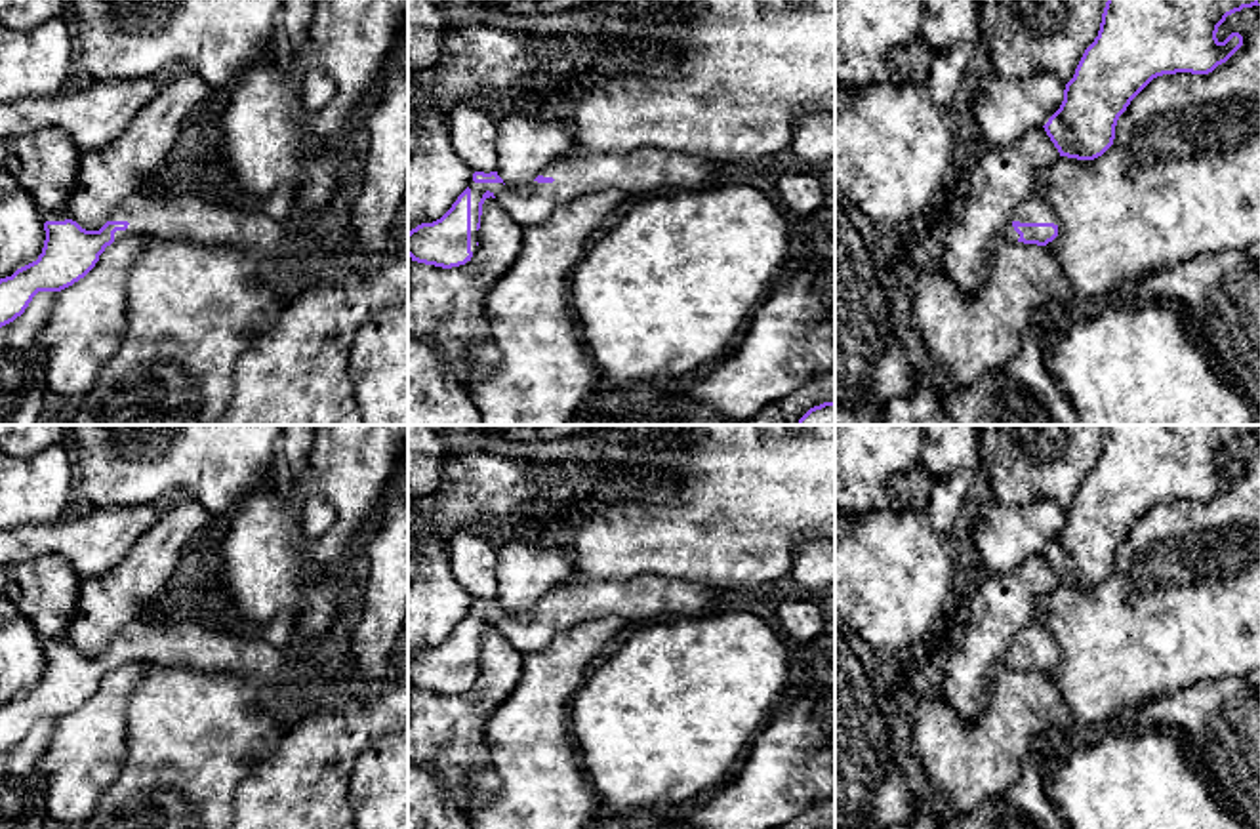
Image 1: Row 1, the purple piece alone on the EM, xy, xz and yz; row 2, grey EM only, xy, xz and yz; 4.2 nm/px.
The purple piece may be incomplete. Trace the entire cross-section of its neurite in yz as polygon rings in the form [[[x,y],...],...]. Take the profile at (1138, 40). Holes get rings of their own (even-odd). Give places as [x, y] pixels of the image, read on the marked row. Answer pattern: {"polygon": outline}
{"polygon": [[[1108,0],[1098,36],[1066,84],[1060,109],[1043,126],[1060,156],[1094,160],[1115,139],[1119,116],[1157,76],[1209,74],[1243,36],[1216,38],[1228,15],[1258,0]]]}

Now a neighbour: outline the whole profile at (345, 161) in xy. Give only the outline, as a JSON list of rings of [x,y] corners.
[[[347,141],[339,145],[339,151],[334,156],[334,166],[341,179],[347,179],[353,173],[360,173],[364,168],[364,156],[356,151],[351,151]]]

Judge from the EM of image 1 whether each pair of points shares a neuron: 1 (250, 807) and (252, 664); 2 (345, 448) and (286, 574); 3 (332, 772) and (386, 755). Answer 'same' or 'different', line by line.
1: different
2: same
3: different

